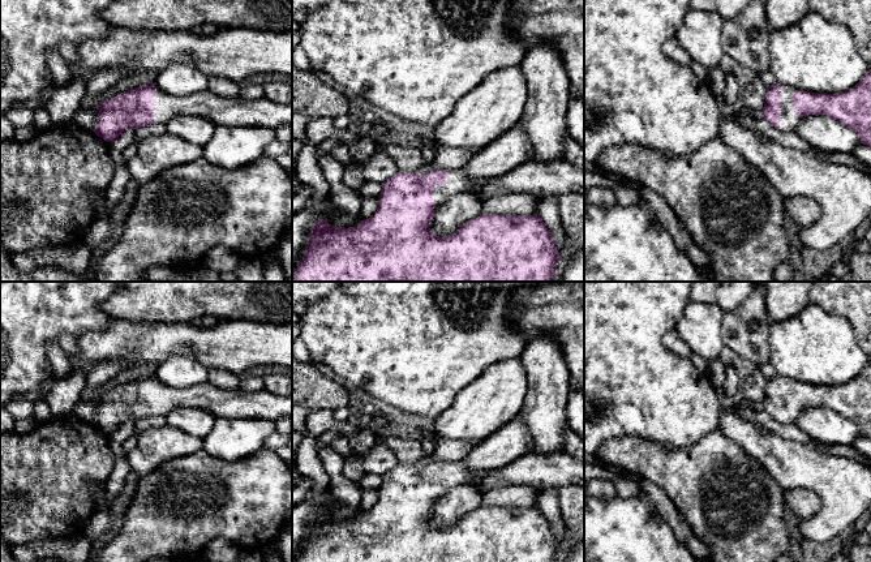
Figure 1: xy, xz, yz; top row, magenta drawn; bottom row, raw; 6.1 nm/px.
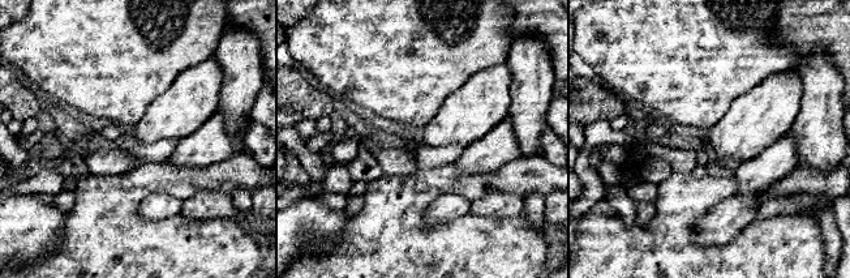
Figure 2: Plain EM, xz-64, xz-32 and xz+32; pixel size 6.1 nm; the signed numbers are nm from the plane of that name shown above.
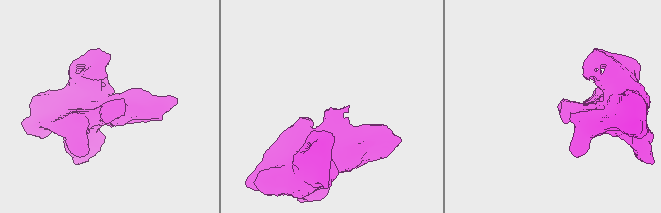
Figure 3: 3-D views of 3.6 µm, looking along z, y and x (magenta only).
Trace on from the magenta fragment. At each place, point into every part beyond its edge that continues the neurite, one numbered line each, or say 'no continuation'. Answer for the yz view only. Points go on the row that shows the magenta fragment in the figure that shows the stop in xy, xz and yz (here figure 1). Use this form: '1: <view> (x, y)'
1: yz (789, 120)

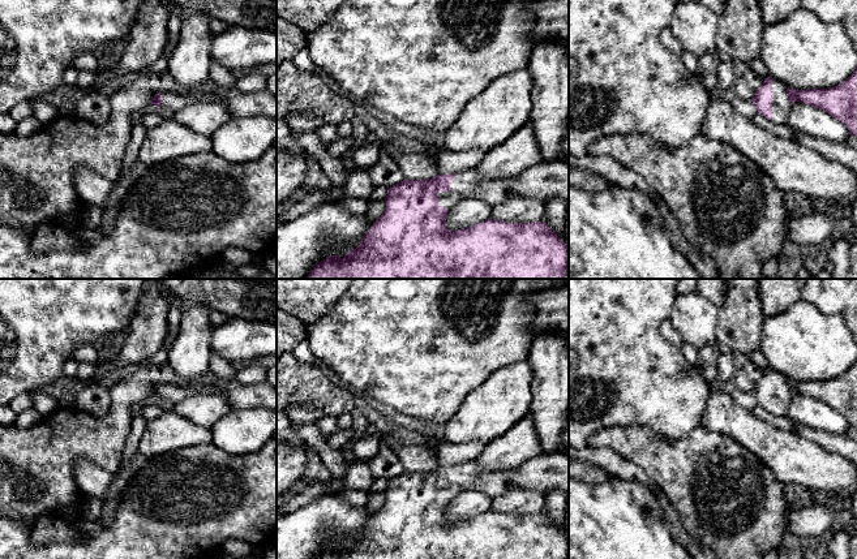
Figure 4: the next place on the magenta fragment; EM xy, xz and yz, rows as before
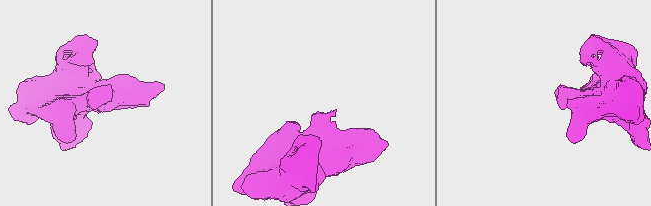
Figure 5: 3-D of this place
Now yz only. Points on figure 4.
1: yz (780, 104)

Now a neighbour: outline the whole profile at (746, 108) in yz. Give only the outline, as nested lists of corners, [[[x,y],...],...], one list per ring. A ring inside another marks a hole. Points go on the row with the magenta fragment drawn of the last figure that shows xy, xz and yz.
[[[736,96],[732,100],[732,106],[734,107],[734,111],[737,113],[740,113],[747,119],[753,119],[758,113],[758,109],[753,100],[744,100],[744,99],[740,99]]]

